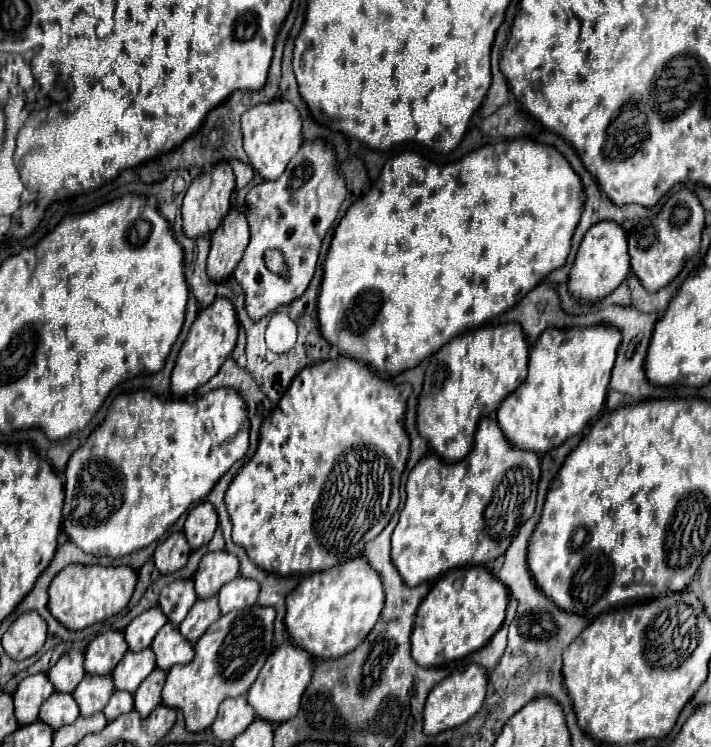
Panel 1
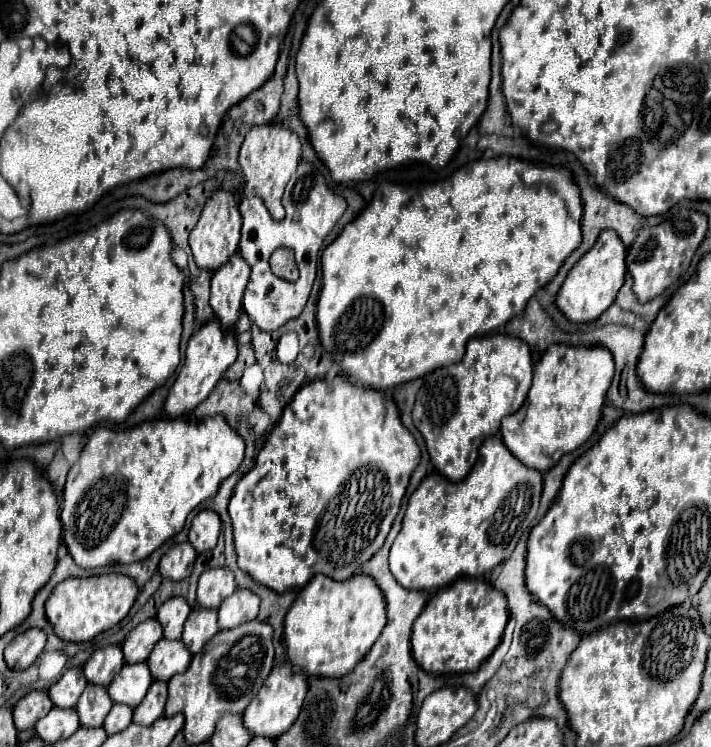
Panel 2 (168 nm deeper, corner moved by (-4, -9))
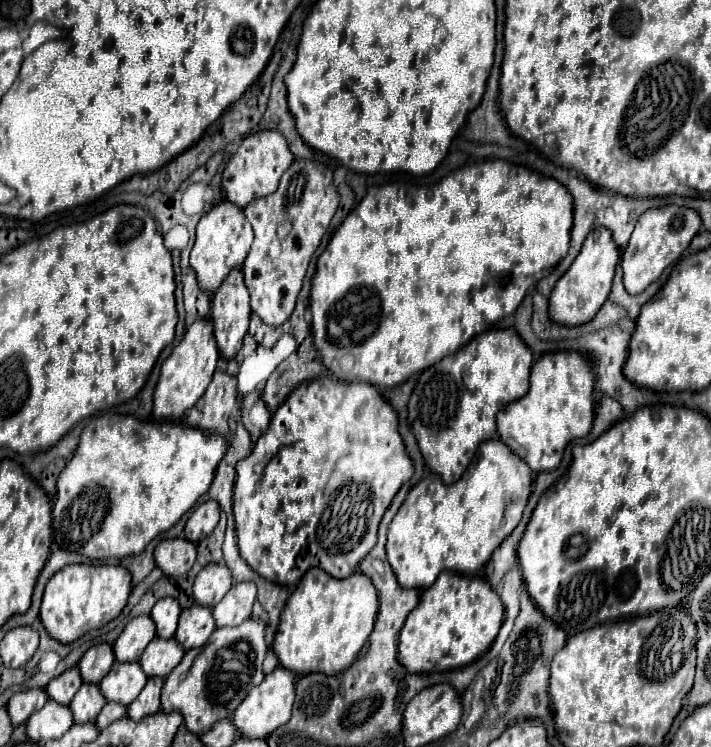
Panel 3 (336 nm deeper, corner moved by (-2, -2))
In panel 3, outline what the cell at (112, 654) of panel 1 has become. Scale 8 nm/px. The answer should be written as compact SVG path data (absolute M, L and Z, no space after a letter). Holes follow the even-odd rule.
M110 644L92 646L78 662L82 680L98 684L108 674L108 668L112 666L112 662L114 662L114 652Z

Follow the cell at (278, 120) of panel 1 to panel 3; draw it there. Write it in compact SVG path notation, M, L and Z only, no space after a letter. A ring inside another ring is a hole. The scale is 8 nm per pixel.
M264 130L264 132L248 134L238 144L238 148L230 156L230 160L226 162L226 168L222 172L222 188L226 192L226 200L244 208L252 200L272 194L278 186L280 176L286 172L286 168L292 164L292 160L294 160L294 156L288 150L288 144L280 132Z

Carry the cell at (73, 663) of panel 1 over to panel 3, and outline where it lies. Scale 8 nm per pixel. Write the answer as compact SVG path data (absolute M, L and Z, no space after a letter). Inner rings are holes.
M70 668L70 670L62 672L60 676L56 676L46 686L46 694L50 700L66 706L66 704L70 704L70 700L74 698L74 694L78 692L80 686L82 686L82 678L80 678L78 668Z

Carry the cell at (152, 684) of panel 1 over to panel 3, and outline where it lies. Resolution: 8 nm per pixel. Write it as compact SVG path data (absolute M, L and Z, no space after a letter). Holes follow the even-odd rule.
M148 678L146 688L140 692L140 696L128 706L128 718L132 720L142 720L144 716L160 712L160 690L162 690L164 680L162 678Z

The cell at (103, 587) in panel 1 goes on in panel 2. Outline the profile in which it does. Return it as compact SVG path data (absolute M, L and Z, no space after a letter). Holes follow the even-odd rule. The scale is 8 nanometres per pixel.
M94 575L62 581L46 601L46 617L54 631L66 641L90 641L98 633L120 623L138 597L134 579L126 575Z

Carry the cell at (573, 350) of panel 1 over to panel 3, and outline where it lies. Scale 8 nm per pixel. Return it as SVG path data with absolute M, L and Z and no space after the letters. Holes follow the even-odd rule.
M552 352L552 354L542 356L532 366L528 394L524 394L520 400L514 400L512 404L506 404L506 408L502 408L498 412L496 418L498 418L500 440L504 444L508 444L508 448L512 448L512 452L516 452L516 456L520 456L520 460L524 460L534 474L556 470L562 462L566 446L576 438L584 438L592 428L594 382L596 382L596 374L594 374L590 362L582 354L578 354L578 352Z

